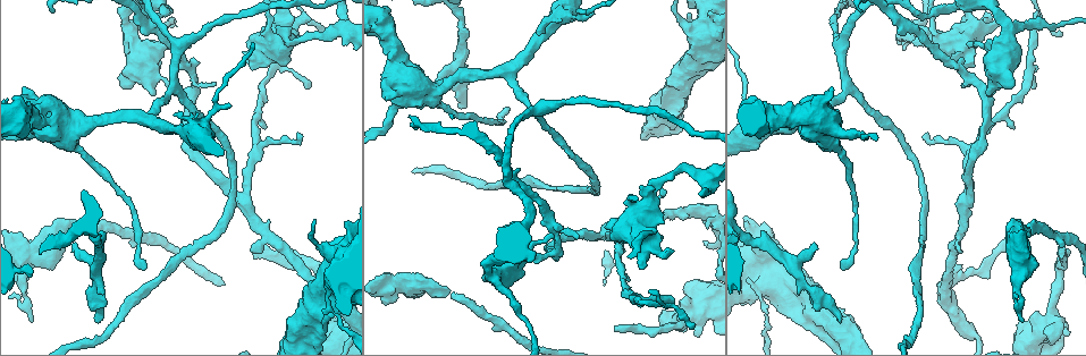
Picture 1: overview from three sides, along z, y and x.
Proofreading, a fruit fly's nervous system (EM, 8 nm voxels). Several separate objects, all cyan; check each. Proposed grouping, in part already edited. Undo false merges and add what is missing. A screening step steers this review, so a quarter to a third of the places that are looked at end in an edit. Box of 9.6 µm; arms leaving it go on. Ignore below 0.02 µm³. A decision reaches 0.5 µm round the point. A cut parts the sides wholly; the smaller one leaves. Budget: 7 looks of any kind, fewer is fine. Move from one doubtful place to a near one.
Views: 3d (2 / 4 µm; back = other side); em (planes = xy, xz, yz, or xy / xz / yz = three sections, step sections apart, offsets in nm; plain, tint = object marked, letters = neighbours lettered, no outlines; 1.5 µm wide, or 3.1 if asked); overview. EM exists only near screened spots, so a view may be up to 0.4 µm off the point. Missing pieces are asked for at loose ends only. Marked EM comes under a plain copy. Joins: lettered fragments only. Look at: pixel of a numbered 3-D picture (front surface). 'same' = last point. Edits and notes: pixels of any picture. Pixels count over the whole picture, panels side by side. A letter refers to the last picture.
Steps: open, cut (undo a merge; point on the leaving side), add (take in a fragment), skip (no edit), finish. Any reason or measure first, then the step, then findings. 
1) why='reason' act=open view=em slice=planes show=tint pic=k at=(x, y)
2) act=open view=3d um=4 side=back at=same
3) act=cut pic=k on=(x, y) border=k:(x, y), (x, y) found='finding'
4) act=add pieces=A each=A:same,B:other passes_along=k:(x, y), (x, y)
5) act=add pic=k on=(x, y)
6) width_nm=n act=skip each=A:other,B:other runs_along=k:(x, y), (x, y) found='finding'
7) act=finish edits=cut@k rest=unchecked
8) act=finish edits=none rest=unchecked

why='thick turns thin' act=open view=em slice=planes show=tint pic=1 at=(760, 290)

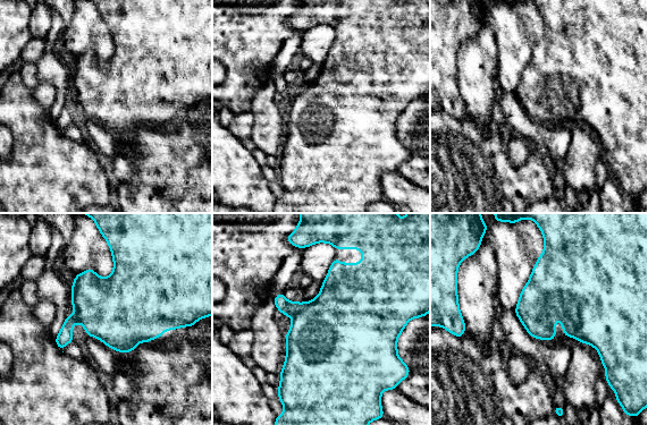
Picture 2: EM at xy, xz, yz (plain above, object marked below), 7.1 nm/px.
act=open view=em slice=planes show=letters at=same

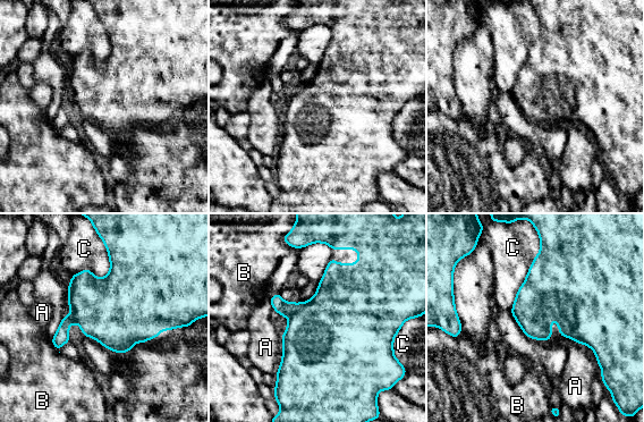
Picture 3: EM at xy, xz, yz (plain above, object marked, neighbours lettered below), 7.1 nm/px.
act=skip each=A:other,B:other,C:other border=3:(541, 247), (511, 309), (535, 340) found='continuous, no second neuron'

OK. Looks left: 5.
why='free end' act=open view=3d um=4 pic=1 at=(840, 323)

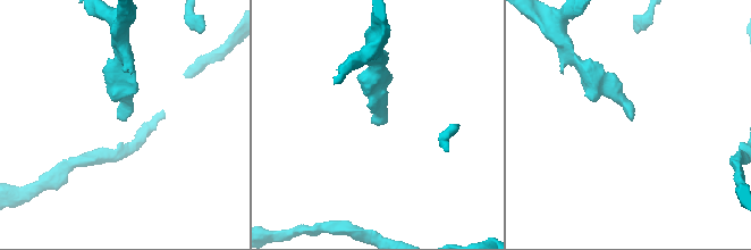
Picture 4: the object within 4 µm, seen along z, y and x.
act=open view=em slice=planes show=letters pic=4 at=(374, 122)

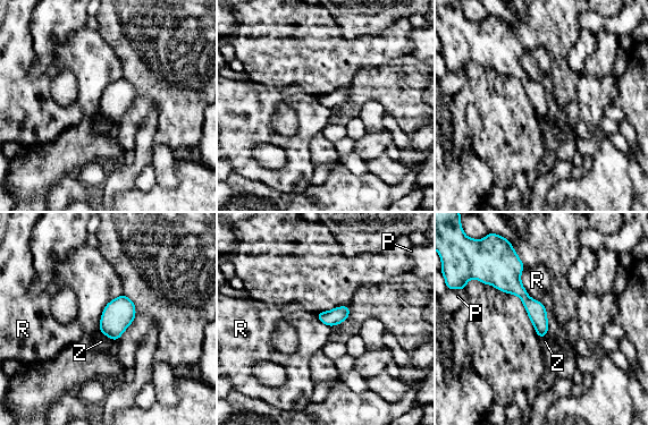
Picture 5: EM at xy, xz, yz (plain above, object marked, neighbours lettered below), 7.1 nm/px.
width_nm=120 act=skip each=P:other,R:other,Z:other border=5:(523, 268), (547, 334) found='none of them fits'

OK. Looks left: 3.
why='long arm stops here' act=open view=3d um=4 pic=1 at=(506, 110)

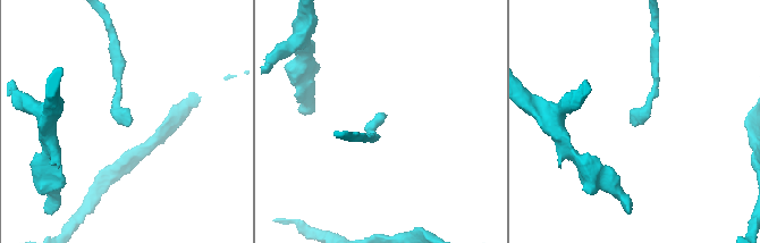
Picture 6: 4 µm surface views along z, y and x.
act=open view=em slice=planes show=letters pic=6 at=(378, 118)

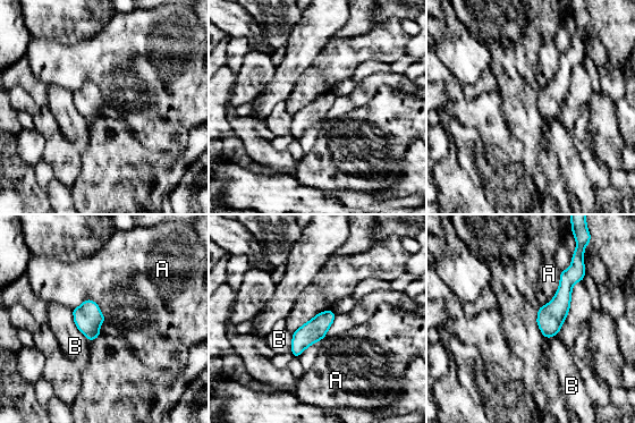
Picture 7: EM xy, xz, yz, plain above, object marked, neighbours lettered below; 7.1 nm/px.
longest_contact=B:260nm act=skip each=A:other,B:other found='no lettered fragment goes on from it'

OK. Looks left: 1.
act=finish edits=none rest=unchecked

